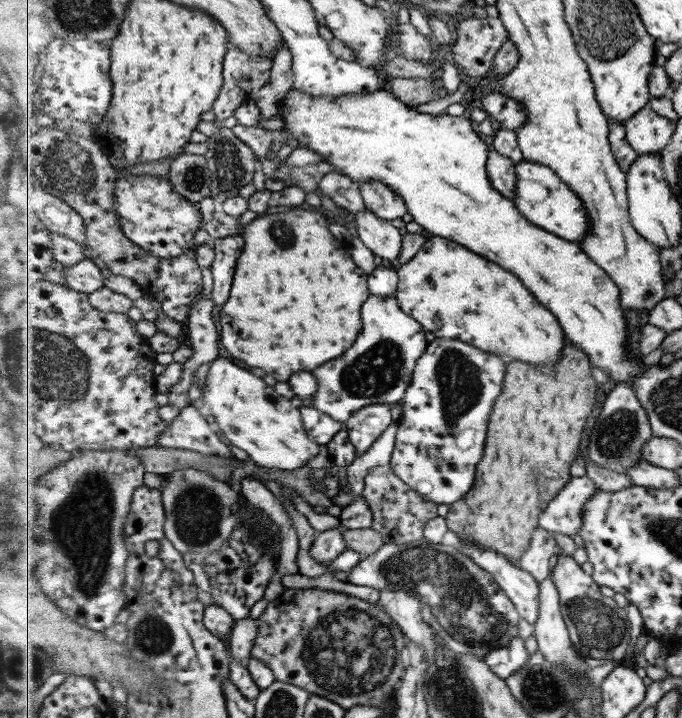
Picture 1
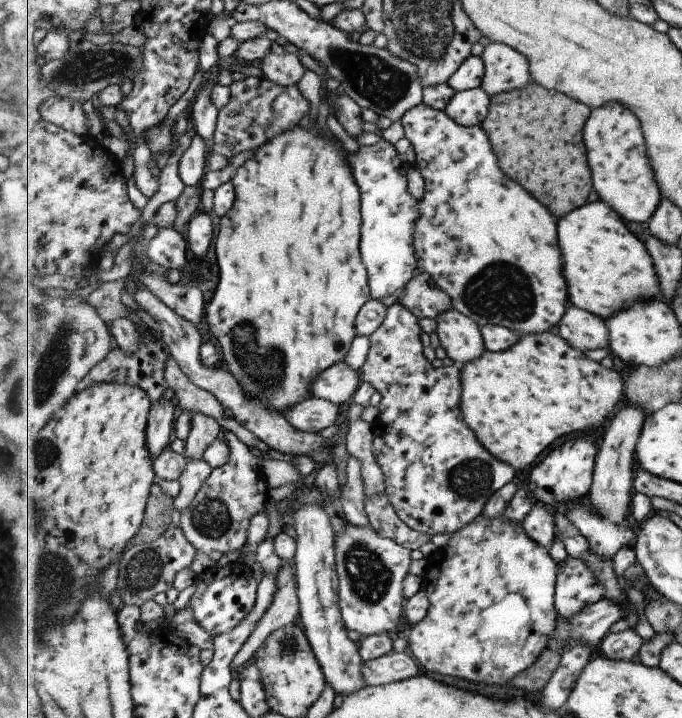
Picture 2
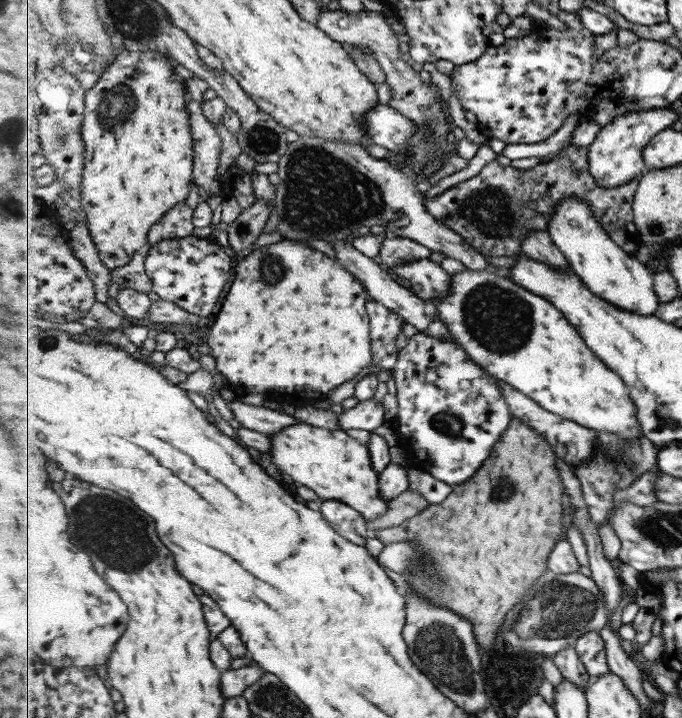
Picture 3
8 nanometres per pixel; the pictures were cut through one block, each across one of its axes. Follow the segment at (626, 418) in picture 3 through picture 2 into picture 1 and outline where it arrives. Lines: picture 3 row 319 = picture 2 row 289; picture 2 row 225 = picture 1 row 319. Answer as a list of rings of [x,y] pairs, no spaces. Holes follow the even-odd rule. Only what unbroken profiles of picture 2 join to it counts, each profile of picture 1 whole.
[[[432,235],[406,266],[399,268],[396,299],[401,309],[416,317],[424,330],[438,338],[461,340],[497,353],[507,360],[525,360],[541,367],[561,362],[567,338],[560,320],[528,290],[519,277],[454,240]]]

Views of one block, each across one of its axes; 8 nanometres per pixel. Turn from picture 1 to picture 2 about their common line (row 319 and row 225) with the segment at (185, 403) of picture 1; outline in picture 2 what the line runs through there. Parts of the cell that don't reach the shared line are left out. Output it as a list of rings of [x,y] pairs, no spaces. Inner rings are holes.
[[[203,211],[195,215],[188,224],[186,234],[192,256],[201,260],[207,256],[215,238],[215,224],[208,213]]]

